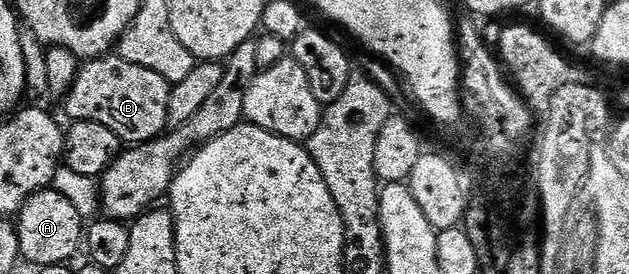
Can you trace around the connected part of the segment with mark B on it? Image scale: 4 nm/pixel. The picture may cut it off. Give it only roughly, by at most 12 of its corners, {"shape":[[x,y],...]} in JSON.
{"shape":[[90,58],[65,102],[134,147],[164,136],[173,86]]}

